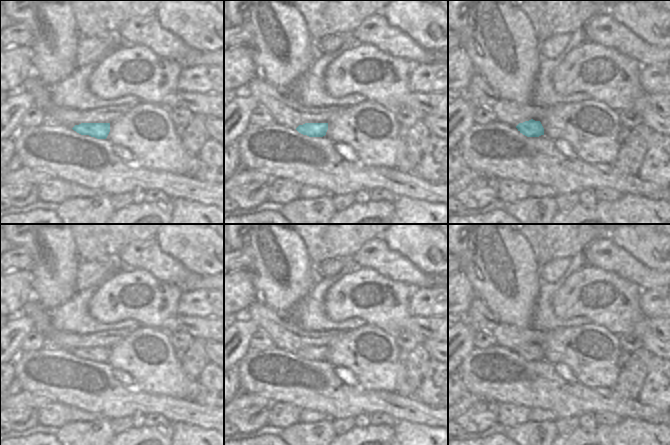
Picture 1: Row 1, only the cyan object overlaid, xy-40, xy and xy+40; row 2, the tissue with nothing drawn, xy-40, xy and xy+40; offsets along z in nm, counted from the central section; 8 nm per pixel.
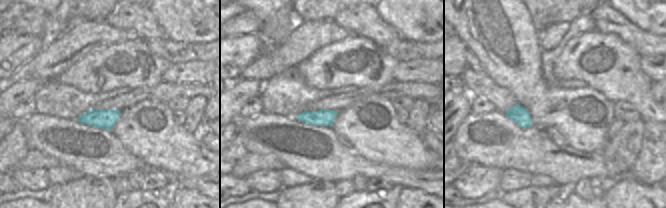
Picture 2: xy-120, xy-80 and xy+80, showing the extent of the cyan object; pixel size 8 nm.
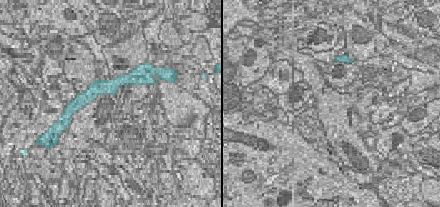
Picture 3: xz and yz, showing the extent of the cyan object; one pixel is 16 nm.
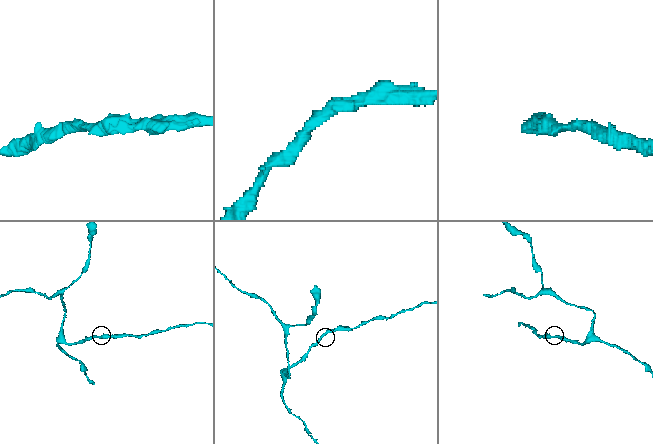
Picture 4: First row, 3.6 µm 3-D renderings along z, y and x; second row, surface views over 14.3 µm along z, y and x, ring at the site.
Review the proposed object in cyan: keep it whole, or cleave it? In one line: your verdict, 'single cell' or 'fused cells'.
single cell

